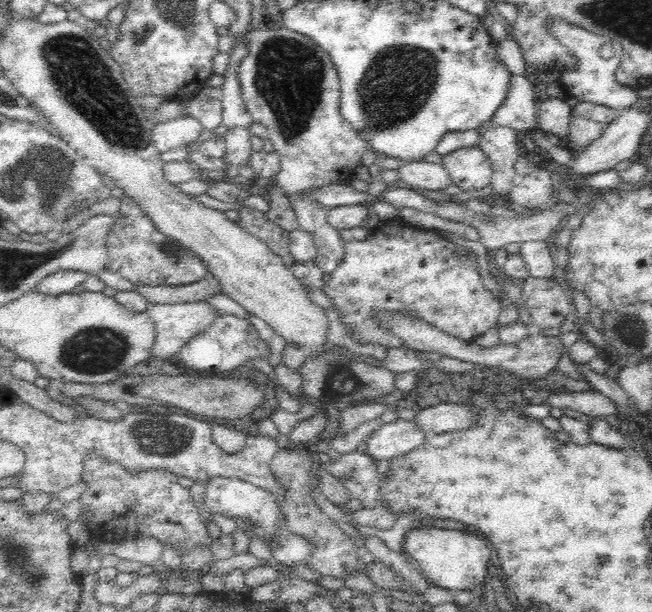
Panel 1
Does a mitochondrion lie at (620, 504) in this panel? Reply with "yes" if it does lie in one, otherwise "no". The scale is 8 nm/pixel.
yes

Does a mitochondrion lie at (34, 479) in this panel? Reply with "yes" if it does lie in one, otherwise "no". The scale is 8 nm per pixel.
no

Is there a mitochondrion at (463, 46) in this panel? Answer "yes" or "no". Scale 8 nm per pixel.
no

